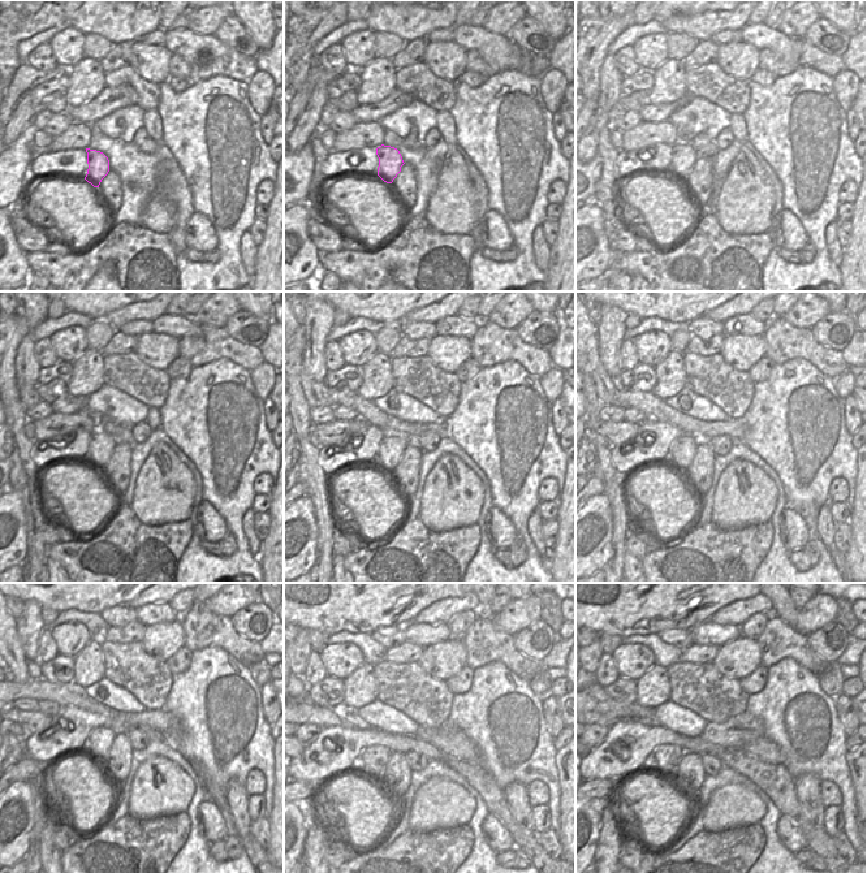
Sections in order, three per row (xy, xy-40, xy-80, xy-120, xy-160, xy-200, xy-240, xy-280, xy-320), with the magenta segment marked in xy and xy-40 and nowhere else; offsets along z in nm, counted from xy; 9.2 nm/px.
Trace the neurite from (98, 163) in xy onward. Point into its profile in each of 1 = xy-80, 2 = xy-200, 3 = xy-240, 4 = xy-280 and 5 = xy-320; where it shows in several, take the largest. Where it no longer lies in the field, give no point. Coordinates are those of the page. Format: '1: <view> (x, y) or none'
1: xy-80 (684, 155)
2: xy-200 (684, 448)
3: xy-240 (100, 739)
4: xy-280 (375, 757)
5: xy-320 (667, 756)

